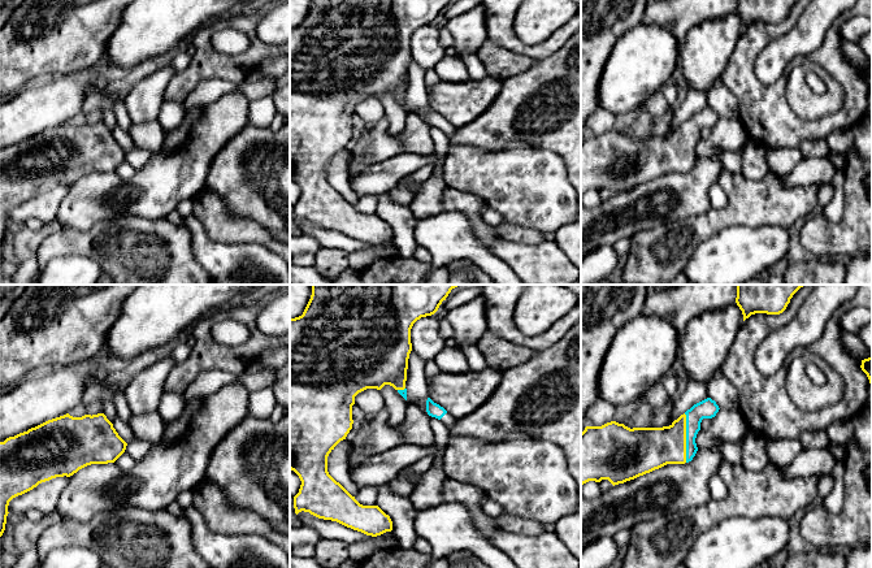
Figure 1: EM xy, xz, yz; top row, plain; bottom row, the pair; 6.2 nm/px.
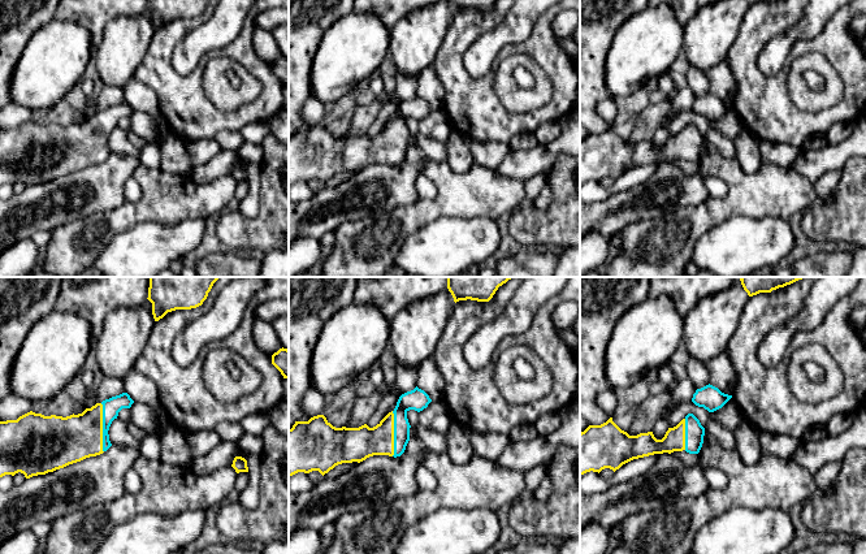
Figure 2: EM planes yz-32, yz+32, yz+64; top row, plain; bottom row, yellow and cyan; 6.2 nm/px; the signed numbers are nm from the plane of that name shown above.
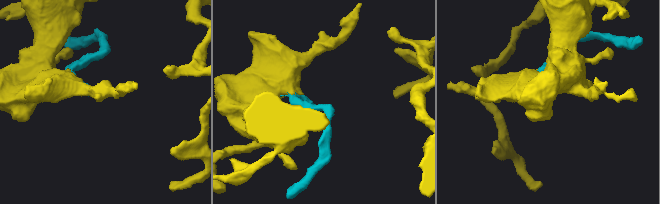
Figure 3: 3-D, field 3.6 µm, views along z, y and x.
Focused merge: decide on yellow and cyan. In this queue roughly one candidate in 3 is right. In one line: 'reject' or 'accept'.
accept

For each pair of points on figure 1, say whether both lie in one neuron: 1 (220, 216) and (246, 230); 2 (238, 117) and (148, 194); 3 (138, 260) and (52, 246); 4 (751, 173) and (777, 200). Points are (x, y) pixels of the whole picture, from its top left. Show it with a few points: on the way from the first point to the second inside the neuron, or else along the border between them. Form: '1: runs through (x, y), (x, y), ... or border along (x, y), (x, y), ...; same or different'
1: runs through (226, 222), (234, 230), (239, 230); same
2: runs through (216, 131), (170, 177); same
3: runs through (117, 250), (92, 250), (89, 246), (73, 246); same
4: border along (771, 172), (759, 180), (746, 180), (741, 174); different

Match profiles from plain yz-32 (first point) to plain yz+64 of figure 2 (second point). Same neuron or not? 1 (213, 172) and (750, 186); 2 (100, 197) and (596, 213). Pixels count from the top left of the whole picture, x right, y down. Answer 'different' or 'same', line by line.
1: different
2: same

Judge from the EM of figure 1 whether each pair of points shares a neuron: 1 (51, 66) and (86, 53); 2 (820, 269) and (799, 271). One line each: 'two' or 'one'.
1: one
2: one

